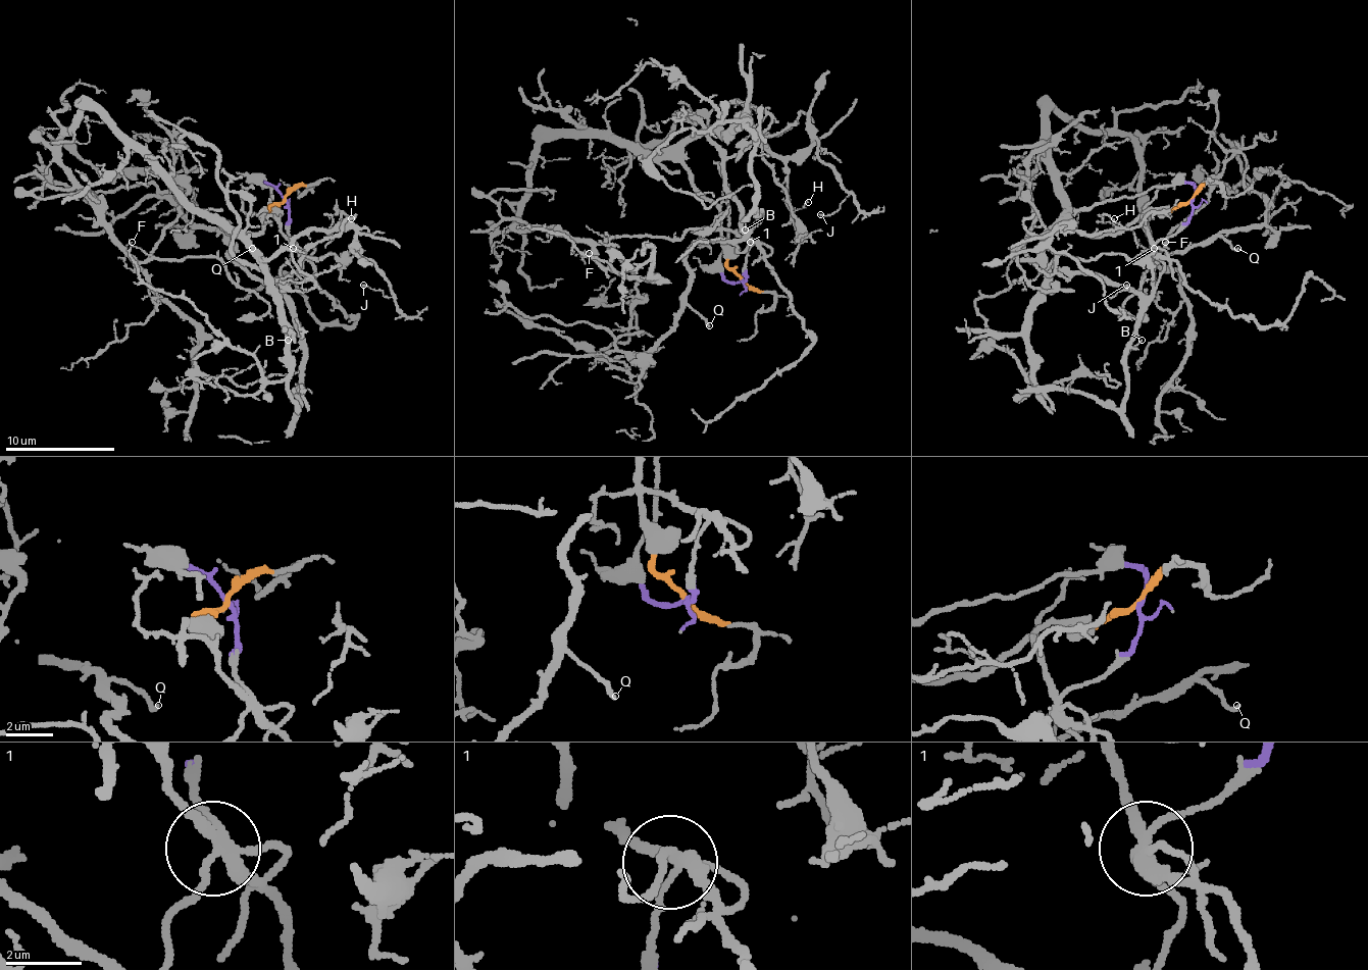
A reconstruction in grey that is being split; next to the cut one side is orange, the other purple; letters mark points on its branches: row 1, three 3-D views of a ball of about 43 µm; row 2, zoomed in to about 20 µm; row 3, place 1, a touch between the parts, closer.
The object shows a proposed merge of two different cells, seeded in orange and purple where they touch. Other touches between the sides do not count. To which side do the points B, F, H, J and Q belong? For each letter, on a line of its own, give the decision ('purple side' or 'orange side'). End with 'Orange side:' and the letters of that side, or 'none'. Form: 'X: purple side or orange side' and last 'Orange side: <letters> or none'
B: purple side
F: orange side
H: orange side
J: orange side
Q: purple side
Orange side: F, H, J

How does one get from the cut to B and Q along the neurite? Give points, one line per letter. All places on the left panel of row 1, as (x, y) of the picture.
B: (284, 199), (294, 248), (284, 264), (277, 292), (289, 303), (300, 334), (294, 350), (289, 350), (289, 339)
Q: (284, 199), (294, 248), (275, 287), (256, 282), (229, 254), (232, 238), (253, 248)

